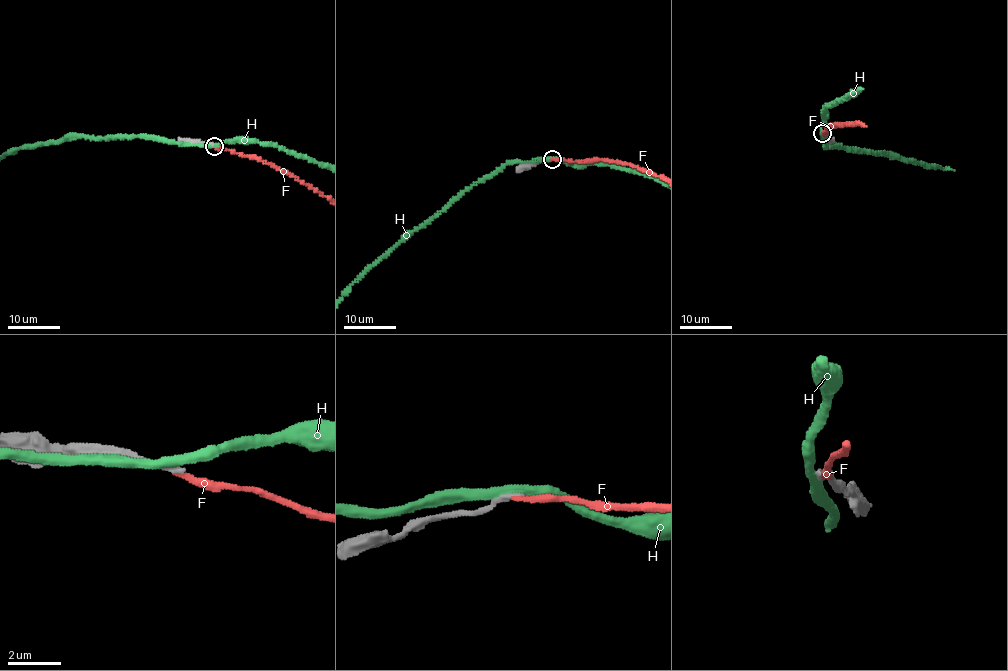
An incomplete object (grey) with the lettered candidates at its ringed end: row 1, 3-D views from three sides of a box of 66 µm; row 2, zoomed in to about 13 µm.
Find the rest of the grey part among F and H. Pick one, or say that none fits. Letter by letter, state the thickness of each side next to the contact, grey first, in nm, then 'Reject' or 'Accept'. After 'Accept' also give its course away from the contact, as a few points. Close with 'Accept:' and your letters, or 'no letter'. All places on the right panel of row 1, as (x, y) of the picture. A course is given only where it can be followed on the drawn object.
F: Thickness 240 nm (grey) against 190 nm. Accept
H: Thickness 280 nm (grey) against 360 nm. Reject
Accept: F

